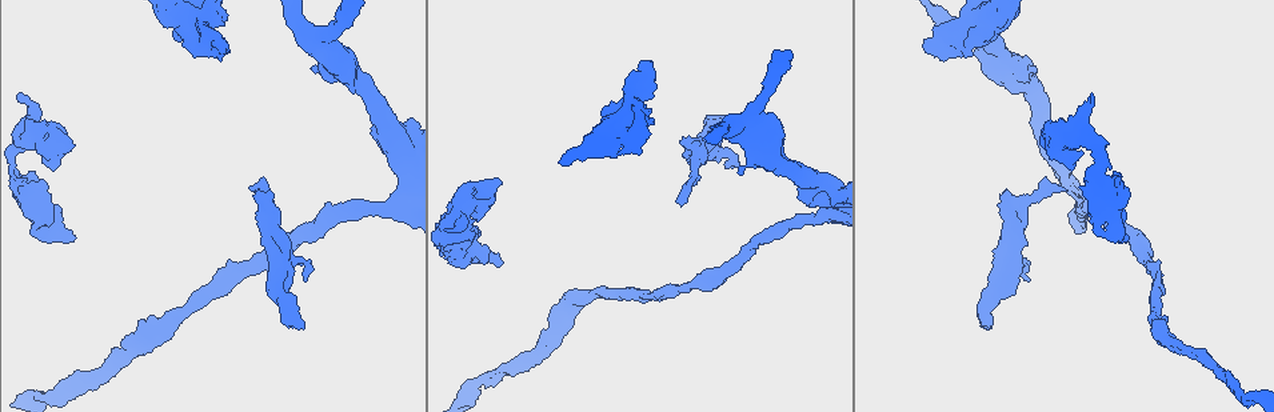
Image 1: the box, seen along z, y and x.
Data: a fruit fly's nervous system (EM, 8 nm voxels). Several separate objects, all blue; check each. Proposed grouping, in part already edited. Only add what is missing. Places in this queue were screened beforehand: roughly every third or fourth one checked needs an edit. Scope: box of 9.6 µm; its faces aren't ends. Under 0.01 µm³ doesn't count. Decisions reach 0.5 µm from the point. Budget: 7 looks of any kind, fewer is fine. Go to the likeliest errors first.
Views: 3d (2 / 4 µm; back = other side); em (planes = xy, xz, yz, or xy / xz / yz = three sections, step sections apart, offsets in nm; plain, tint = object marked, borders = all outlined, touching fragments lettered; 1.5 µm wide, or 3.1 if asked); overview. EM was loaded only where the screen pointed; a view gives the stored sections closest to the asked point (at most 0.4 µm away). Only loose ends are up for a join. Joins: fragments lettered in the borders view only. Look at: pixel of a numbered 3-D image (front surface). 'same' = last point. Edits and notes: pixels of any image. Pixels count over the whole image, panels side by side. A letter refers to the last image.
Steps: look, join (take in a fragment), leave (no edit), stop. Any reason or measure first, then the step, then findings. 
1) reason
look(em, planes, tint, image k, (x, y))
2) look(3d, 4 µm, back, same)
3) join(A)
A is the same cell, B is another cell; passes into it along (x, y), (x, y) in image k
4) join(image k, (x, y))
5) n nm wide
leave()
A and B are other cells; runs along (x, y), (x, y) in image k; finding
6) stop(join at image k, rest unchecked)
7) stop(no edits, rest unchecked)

stops while still wide
look(3d, 2 µm, image 1, (652, 122))

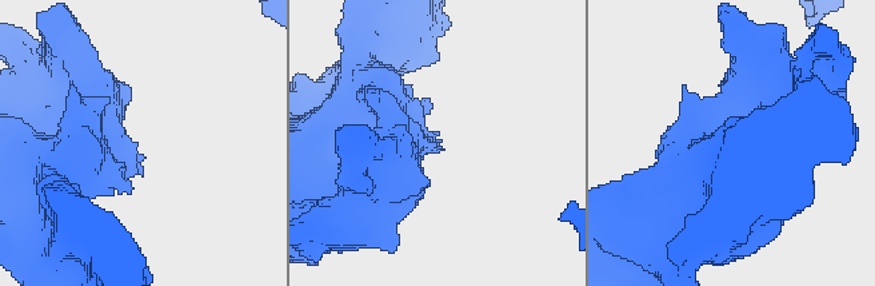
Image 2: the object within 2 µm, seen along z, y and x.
look(em, planes, borders, image 2, (441, 140))

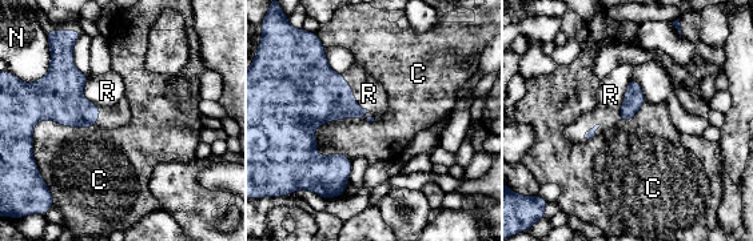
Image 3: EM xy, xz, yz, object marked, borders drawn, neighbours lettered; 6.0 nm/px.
C touches over 360 nm
join(R)
R is the same cell, C and N are other cells; it goes on there

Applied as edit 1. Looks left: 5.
redraw
look(overview)

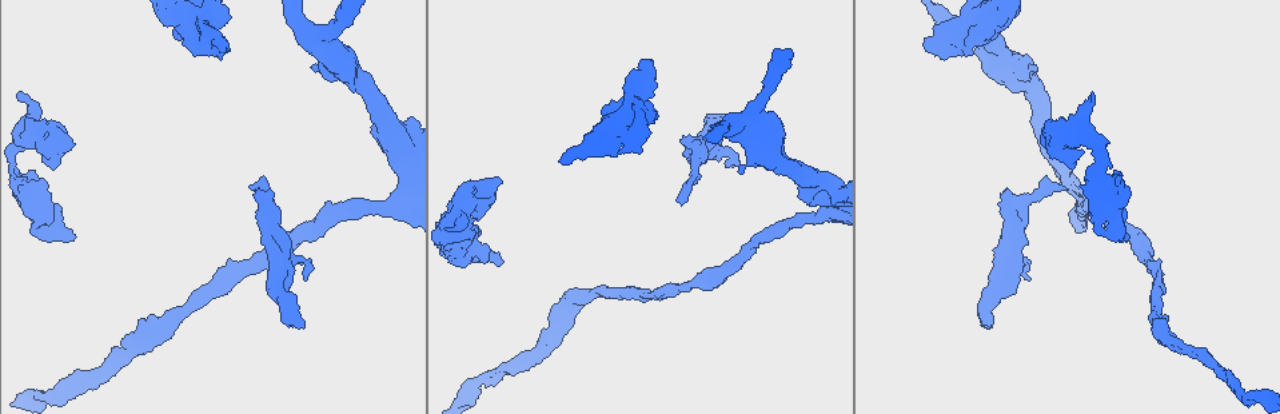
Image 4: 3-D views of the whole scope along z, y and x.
tapers out
look(em, xz, step 4, borders, image 4, (304, 278))

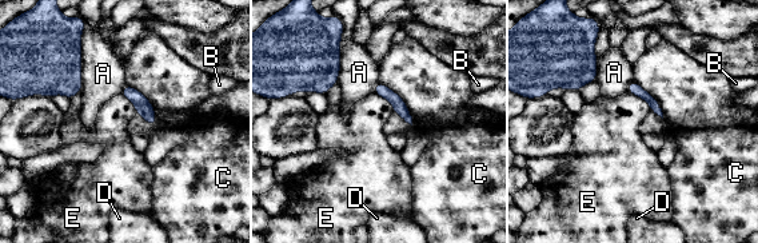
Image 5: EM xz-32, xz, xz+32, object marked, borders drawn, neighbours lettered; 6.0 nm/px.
look(em, xy, step 4, borders, same)

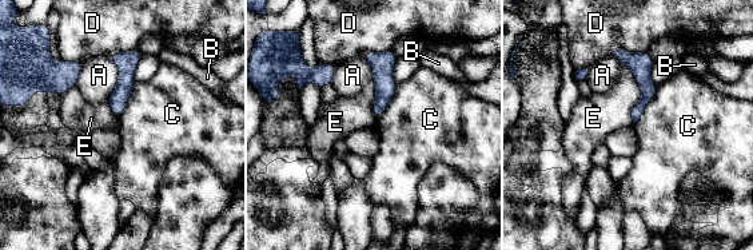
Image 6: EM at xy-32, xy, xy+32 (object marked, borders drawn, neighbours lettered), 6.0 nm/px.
leave()
A, B, C, D and E are other cells; runs along (616, 50), (645, 83), (636, 116) in image 6; none of them fits

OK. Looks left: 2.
look(em, planes, plain, image 4, (683, 145))

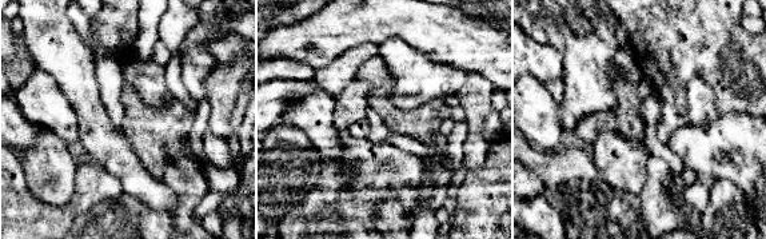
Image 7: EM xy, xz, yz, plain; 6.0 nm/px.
what lies round it
look(em, planes, borders, same)

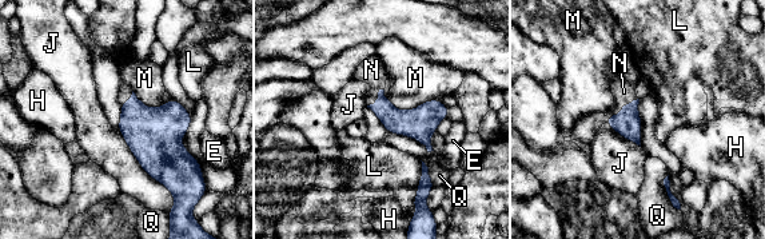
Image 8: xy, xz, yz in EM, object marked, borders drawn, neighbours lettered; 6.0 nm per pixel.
join(N)
N is the same cell, E, H, J, L, M and Q are other cells; the neuron continues

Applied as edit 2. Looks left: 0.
stop(join at image 3, join at image 8, rest unchecked)

